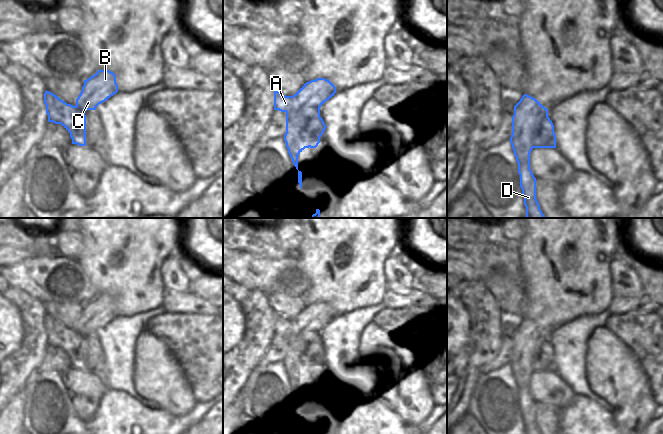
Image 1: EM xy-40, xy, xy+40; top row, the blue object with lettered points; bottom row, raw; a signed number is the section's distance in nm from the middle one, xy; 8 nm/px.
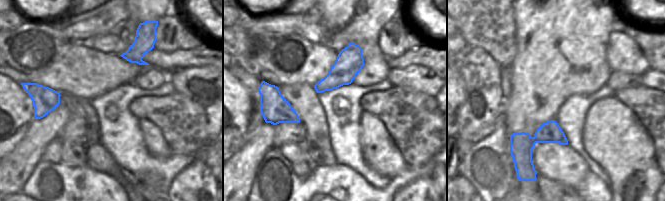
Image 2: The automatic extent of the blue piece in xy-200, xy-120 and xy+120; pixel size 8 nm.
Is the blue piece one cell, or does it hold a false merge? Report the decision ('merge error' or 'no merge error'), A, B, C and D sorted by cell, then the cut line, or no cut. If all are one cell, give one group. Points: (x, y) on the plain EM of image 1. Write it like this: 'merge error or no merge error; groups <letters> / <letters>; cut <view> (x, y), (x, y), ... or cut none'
merge error; groups A / B C D; cut xy (319, 339), (308, 341), (305, 345), (304, 368), (308, 371)

